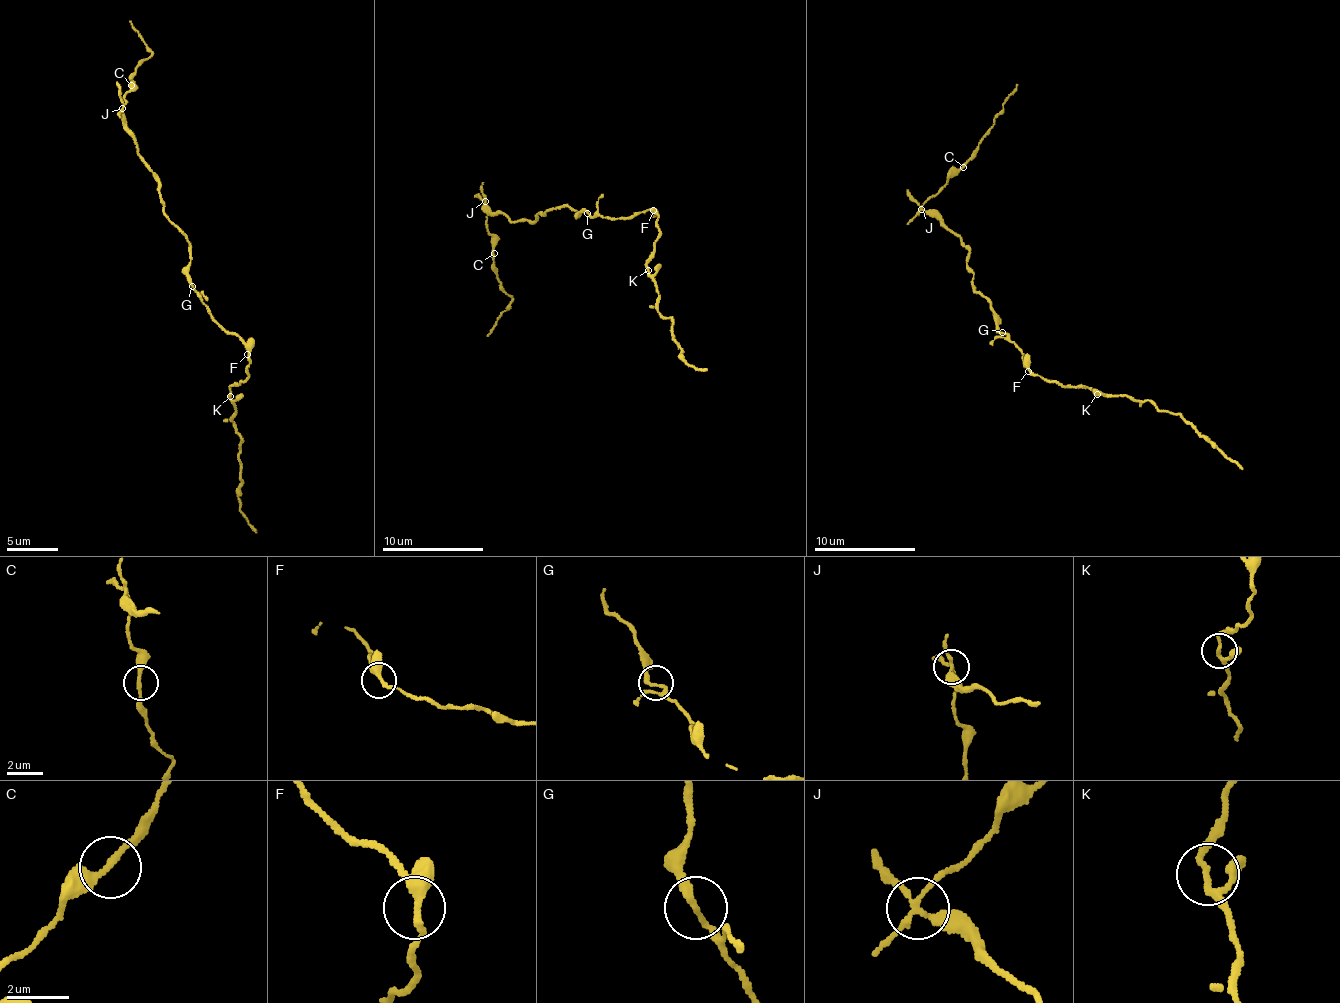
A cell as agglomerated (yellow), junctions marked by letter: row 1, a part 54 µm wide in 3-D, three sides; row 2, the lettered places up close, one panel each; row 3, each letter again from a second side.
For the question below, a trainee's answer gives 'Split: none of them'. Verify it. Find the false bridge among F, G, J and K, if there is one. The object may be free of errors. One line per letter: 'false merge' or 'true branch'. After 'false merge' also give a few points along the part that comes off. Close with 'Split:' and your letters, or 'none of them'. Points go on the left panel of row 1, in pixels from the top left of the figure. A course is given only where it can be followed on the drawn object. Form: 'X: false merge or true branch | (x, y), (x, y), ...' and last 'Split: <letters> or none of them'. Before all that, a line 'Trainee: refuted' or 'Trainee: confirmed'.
Trainee: refuted
F: true branch
G: true branch
J: false merge | (122, 107), (124, 93), (130, 89), (130, 76), (152, 54), (129, 21)
K: true branch
Split: J

